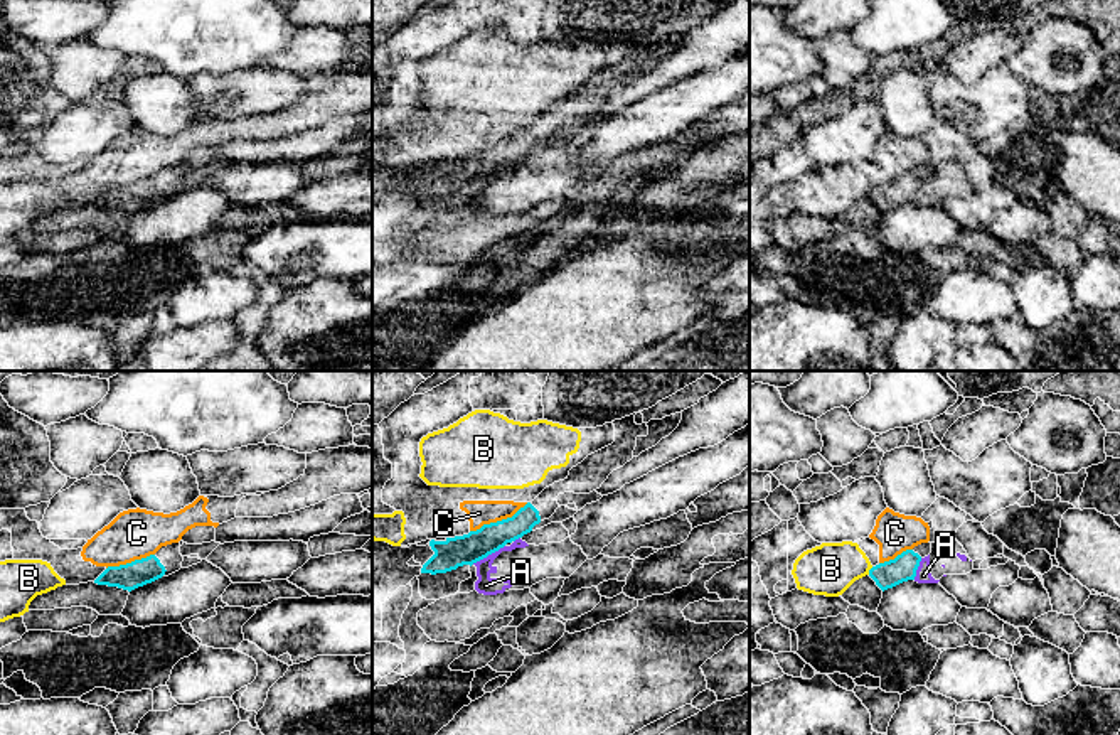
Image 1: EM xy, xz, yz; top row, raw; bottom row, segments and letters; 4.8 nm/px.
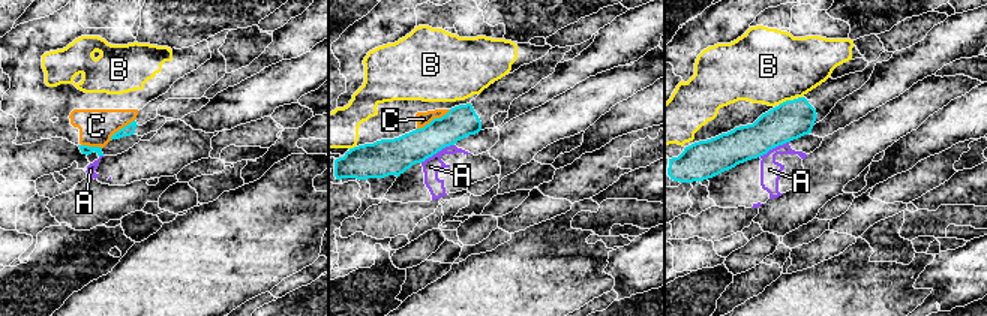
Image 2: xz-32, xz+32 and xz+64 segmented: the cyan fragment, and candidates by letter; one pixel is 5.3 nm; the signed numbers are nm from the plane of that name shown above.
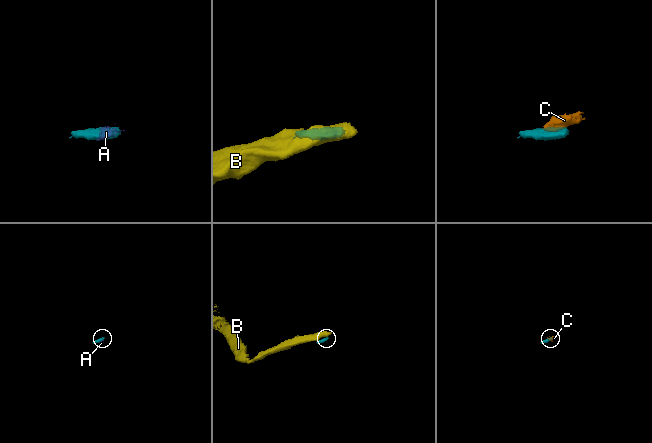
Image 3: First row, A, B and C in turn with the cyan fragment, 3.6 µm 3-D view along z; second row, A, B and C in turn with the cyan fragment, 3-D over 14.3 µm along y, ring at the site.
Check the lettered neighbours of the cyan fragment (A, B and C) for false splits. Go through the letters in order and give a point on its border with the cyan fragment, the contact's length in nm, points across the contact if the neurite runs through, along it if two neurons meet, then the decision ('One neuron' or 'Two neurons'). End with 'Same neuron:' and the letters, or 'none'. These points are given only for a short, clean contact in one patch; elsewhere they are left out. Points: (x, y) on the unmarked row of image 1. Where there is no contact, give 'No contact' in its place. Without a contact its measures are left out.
A: Touches cyan at xz (487, 177). Shared border 180 nm. Boundary: xz (504, 167), (472, 186). Two neurons
B: Touches cyan at yz (869, 193). Shared border 50 nm. Boundary: yz (873, 189), (868, 196). Two neurons
C: Touches cyan at xz (499, 144). Shared border 320 nm. Boundary: xz (528, 125), (511, 139), (484, 145), (470, 154). Two neurons
Same neuron: none

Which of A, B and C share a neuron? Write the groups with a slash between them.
A / B C

